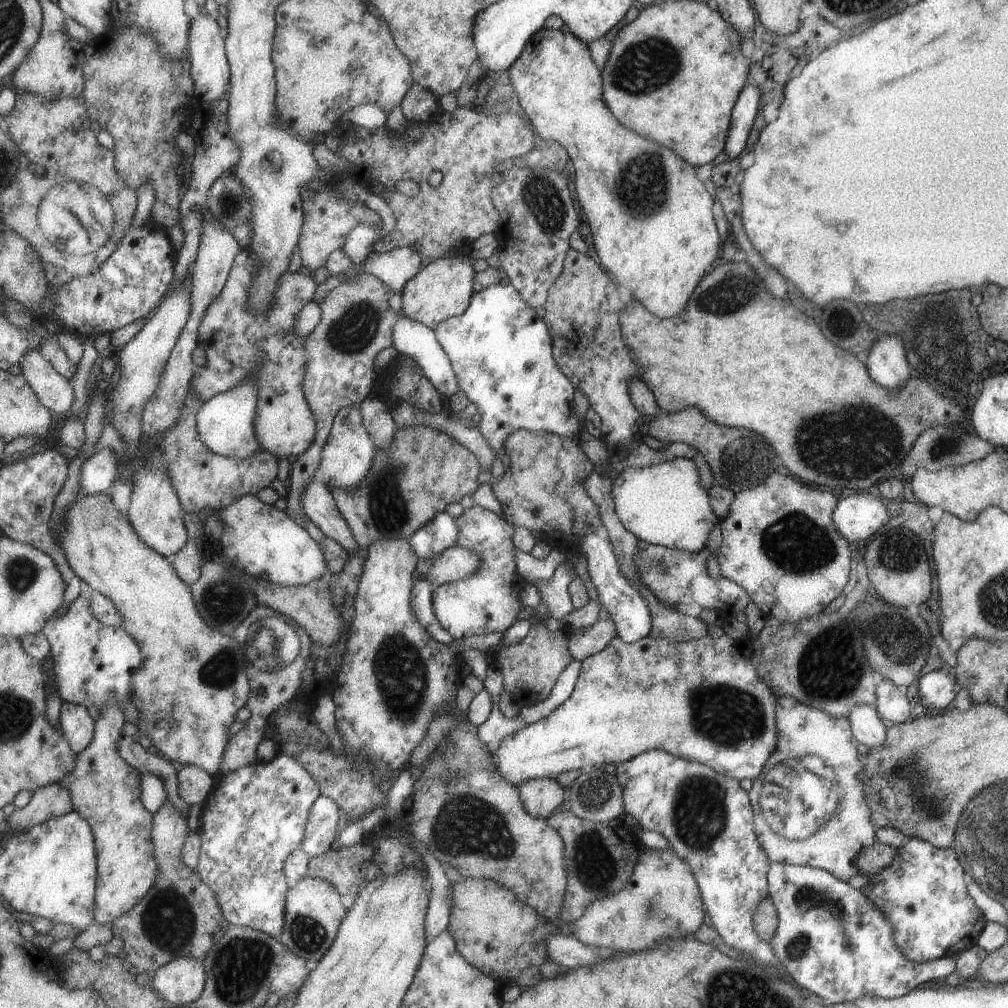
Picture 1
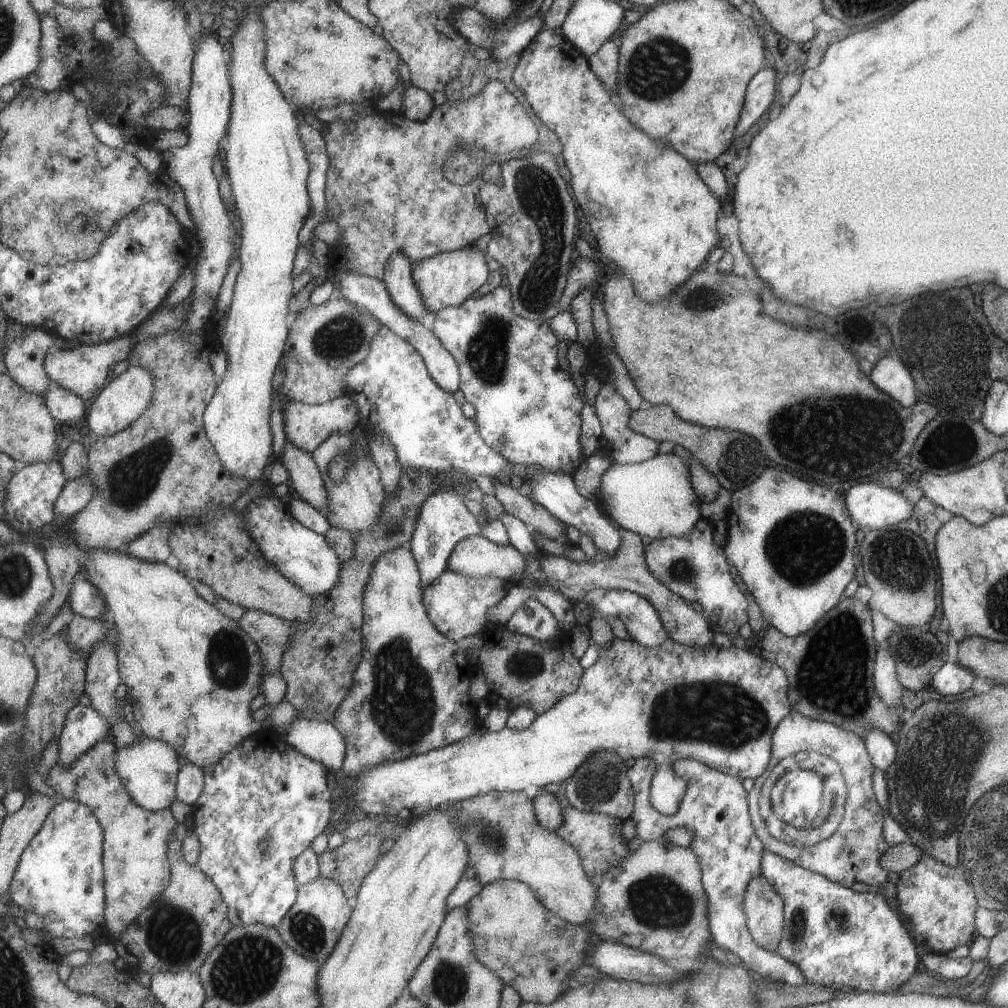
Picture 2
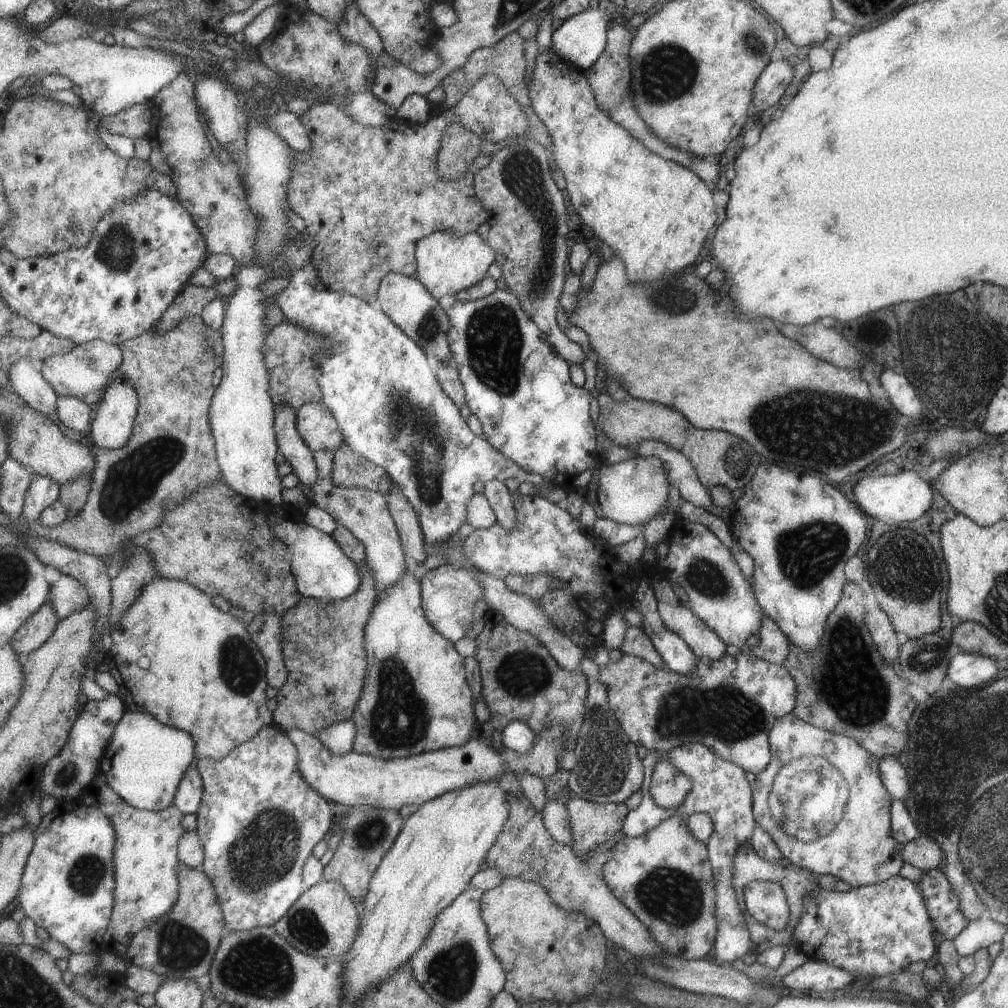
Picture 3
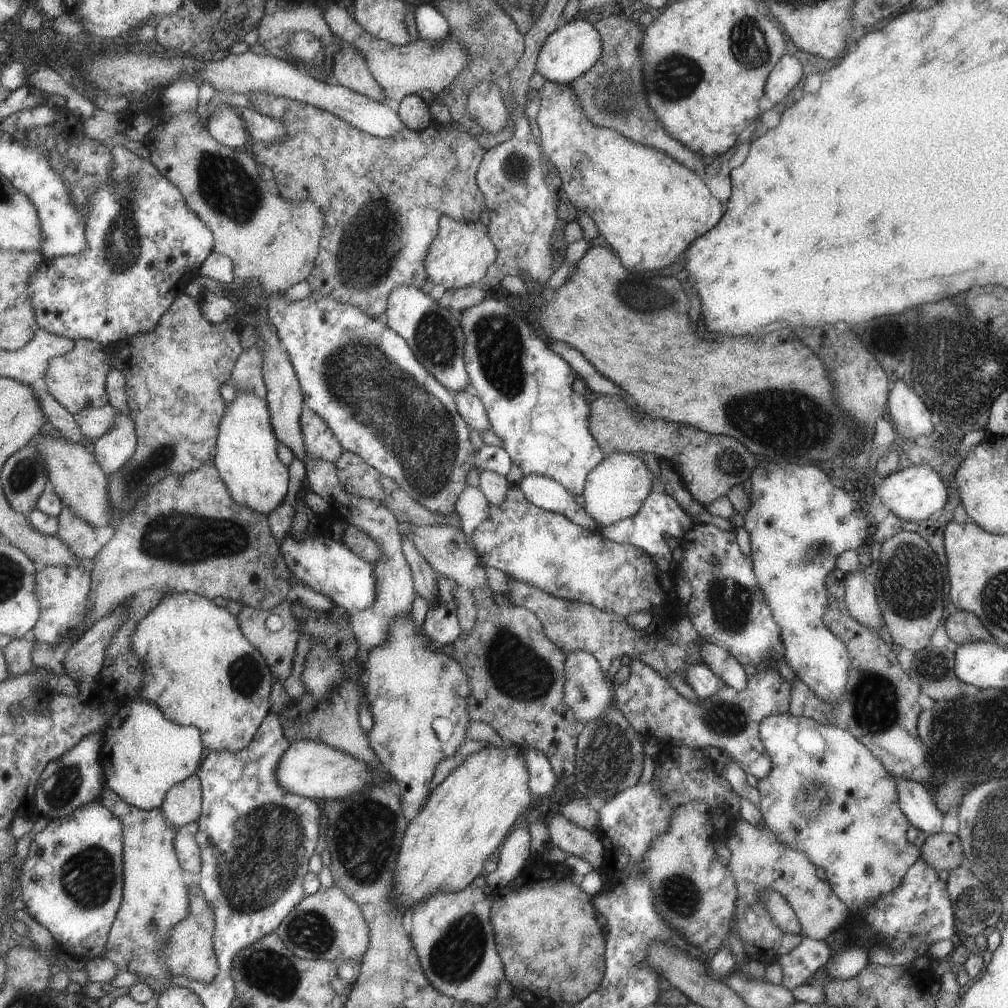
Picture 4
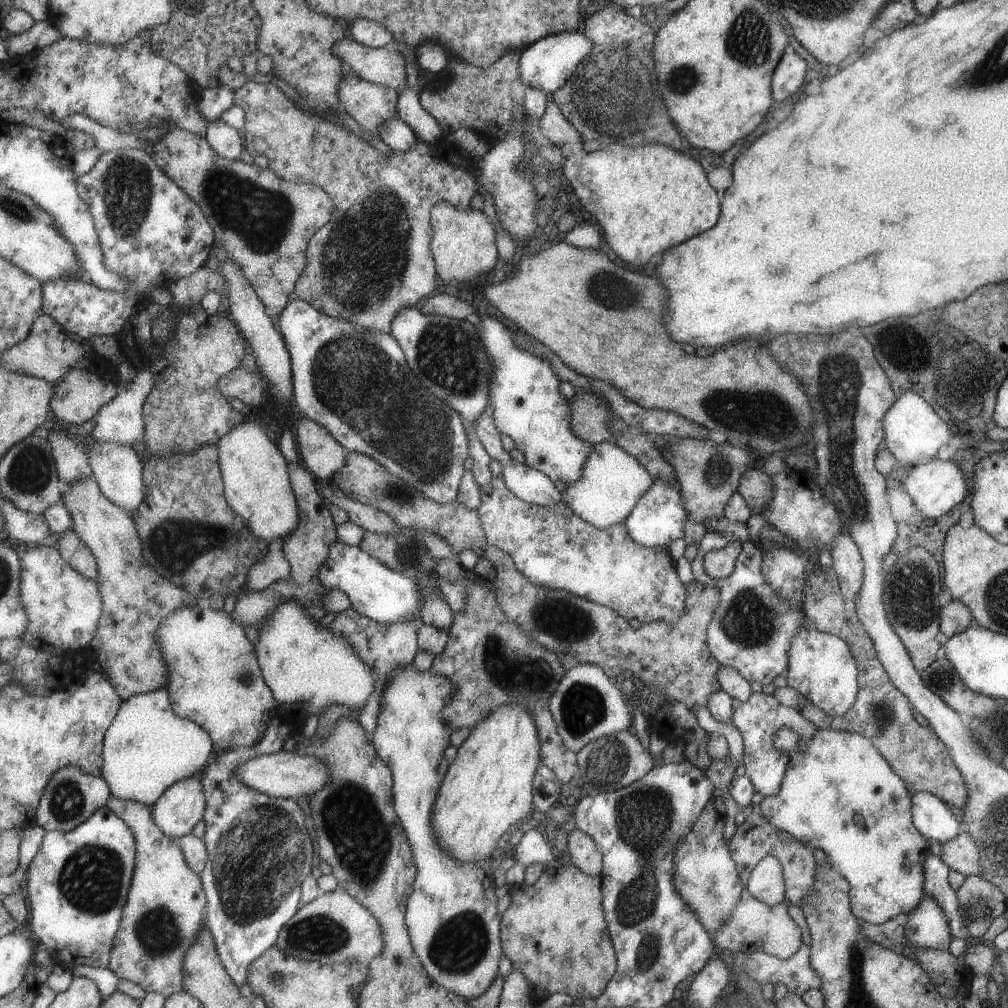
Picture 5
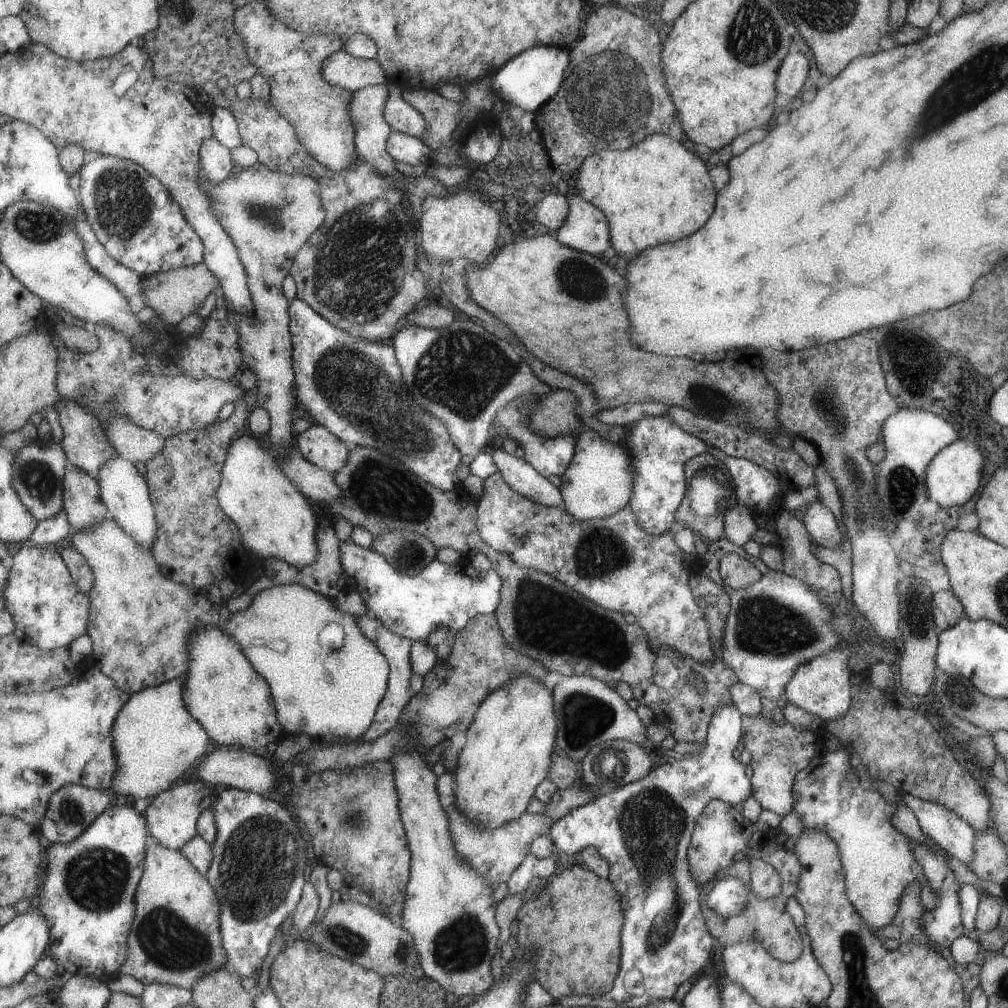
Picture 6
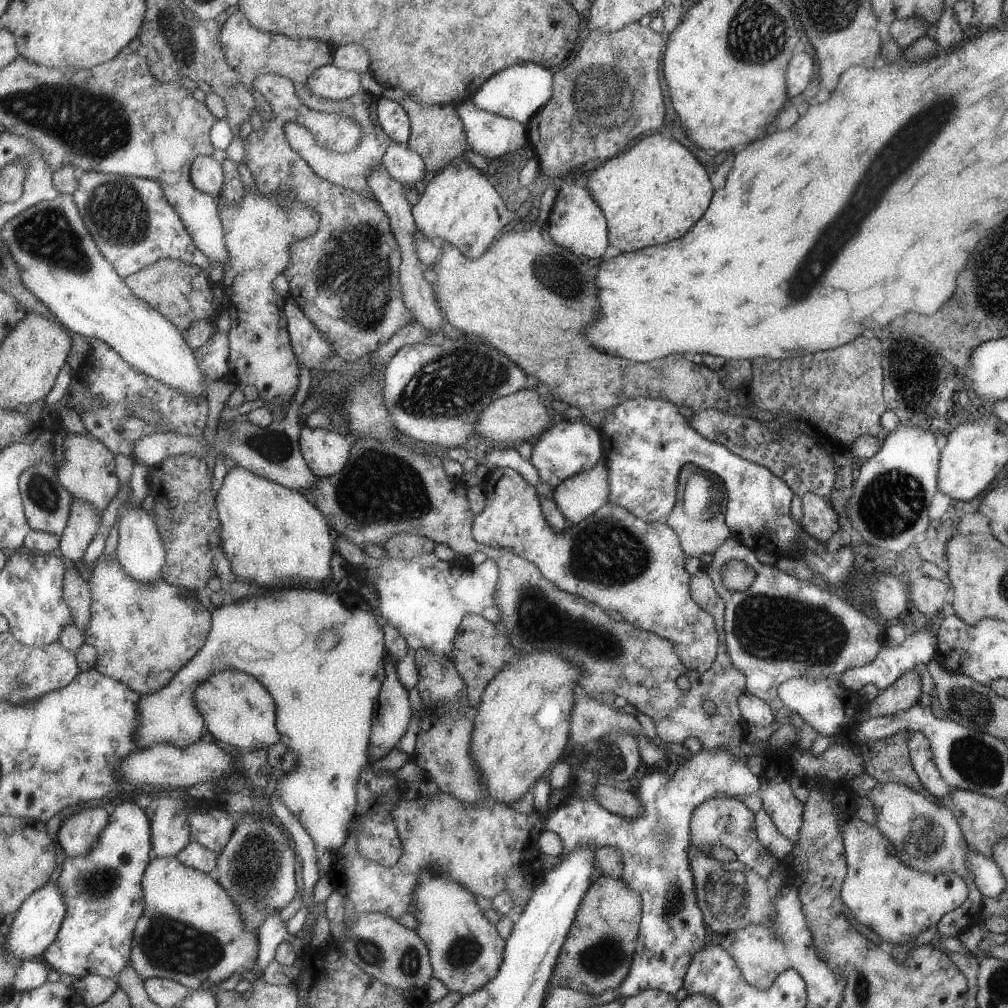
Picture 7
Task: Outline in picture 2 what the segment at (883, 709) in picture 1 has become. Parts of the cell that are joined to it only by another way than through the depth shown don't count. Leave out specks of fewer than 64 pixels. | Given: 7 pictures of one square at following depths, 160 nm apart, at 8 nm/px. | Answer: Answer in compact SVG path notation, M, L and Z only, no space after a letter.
M886 640L877 644L876 661L874 662L874 689L878 697L887 705L901 706L902 686L896 677L895 665Z

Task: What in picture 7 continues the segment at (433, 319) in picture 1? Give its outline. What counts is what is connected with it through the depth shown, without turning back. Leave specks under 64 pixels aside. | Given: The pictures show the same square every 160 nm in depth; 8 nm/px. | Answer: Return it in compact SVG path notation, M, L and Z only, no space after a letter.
M463 156L451 160L440 171L435 172L432 179L425 183L425 188L419 192L419 201L411 207L415 226L426 239L452 244L470 259L481 257L488 249L489 242L497 236L497 232L511 220L511 212L503 206L503 200L493 190L493 186L476 168L467 164Z

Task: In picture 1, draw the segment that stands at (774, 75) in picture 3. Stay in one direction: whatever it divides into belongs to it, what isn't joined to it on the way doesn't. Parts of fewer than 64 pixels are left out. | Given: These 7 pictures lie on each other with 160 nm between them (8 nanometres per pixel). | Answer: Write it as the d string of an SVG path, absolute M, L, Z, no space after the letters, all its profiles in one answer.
M748 84L748 86L742 88L742 92L738 94L738 98L734 102L734 108L731 109L730 114L730 128L727 133L725 149L729 160L735 158L745 148L749 128L753 124L757 109L761 106L757 104L759 98L763 98L763 94L757 92L757 87Z

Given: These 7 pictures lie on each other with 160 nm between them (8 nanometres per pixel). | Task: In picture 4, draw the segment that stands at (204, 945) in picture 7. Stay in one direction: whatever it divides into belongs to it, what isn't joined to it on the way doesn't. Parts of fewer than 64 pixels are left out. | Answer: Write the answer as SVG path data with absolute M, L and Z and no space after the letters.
M105 787L102 790L97 802L102 803L113 814L116 814L124 826L124 899L111 929L105 958L118 964L120 972L130 970L142 976L141 982L149 984L155 995L166 991L169 986L166 984L173 974L168 969L166 963L162 961L162 946L166 943L166 936L174 929L178 922L181 922L190 911L190 887L185 882L185 869L179 860L176 849L176 837L178 830L174 824L166 817L166 812L162 807L153 810L141 810L139 807L125 802L113 789Z

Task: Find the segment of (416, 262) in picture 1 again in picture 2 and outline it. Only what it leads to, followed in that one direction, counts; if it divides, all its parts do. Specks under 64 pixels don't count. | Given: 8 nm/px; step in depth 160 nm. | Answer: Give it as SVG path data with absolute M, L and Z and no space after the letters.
M393 253L386 258L383 265L382 283L386 286L392 303L397 306L405 316L417 320L417 316L430 312L423 304L422 295L414 283L410 273L410 258L403 253Z

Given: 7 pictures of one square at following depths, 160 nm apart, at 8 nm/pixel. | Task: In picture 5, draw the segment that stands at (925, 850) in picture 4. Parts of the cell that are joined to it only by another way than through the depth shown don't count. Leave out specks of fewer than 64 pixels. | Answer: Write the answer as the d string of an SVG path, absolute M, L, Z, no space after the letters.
M966 831L959 833L953 840L947 840L941 846L941 860L950 870L967 876L979 876L981 872L980 851L974 838Z

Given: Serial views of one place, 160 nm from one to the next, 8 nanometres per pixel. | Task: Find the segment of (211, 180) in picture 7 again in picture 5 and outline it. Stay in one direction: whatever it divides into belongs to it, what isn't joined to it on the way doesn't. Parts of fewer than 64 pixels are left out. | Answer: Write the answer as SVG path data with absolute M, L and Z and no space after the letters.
M223 120L211 121L207 130L207 142L209 146L223 158L227 160L237 160L241 158L243 149L246 149L245 140L229 124Z

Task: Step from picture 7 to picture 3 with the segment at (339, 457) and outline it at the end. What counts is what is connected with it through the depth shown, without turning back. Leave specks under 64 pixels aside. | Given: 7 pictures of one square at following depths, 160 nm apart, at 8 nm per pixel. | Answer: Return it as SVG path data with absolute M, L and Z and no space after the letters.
M308 403L298 410L297 425L305 443L313 450L332 450L335 452L342 444L342 432L338 422L321 403Z

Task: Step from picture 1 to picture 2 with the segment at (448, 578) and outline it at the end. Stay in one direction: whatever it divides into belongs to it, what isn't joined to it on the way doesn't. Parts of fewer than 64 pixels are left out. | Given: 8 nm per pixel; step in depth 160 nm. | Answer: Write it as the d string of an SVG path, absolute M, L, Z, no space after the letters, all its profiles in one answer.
M471 535L455 545L446 569L463 577L518 579L526 559L509 543L497 546L479 535Z

